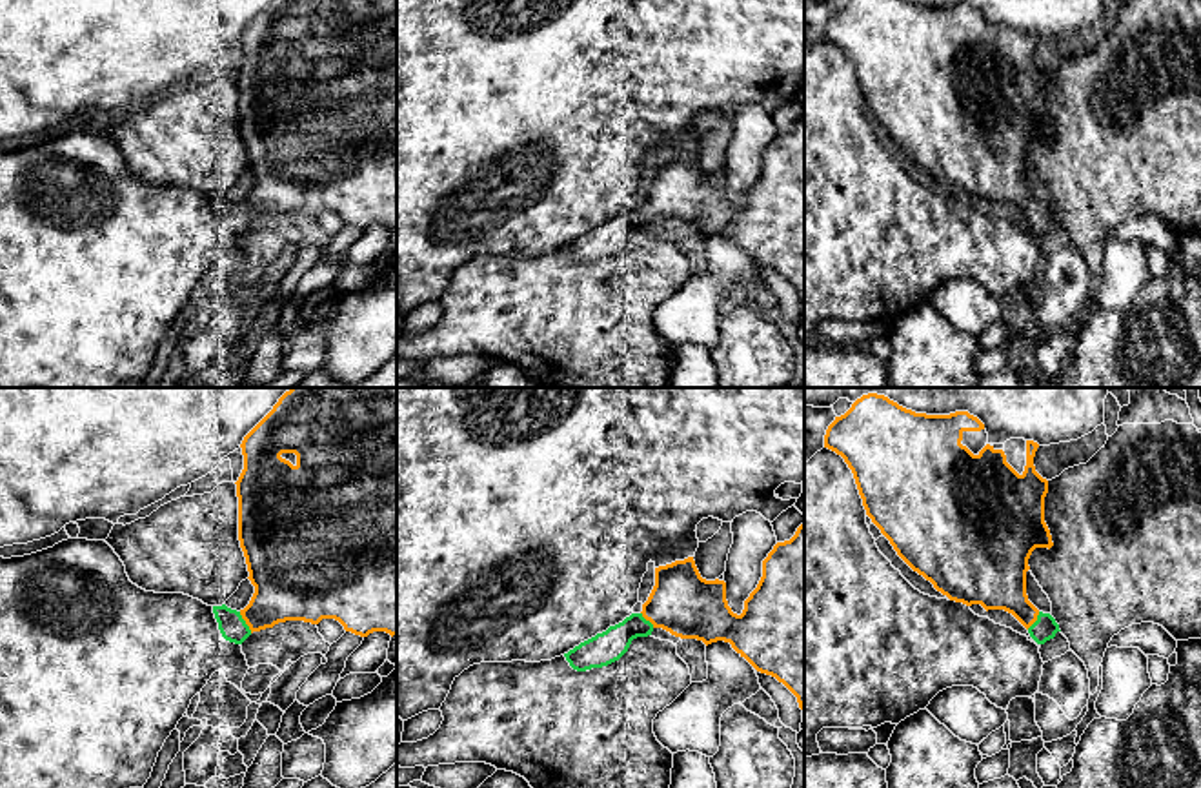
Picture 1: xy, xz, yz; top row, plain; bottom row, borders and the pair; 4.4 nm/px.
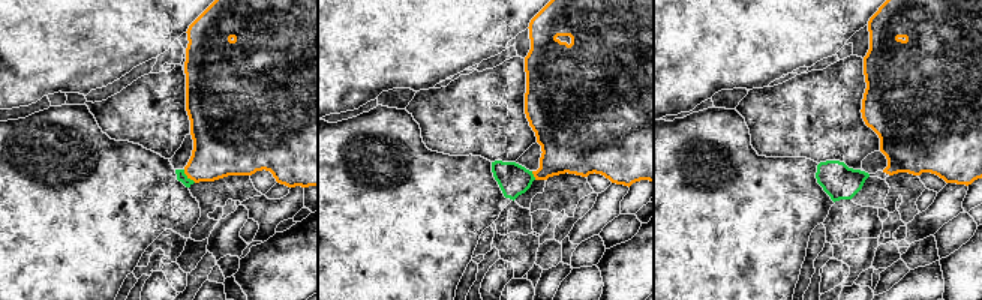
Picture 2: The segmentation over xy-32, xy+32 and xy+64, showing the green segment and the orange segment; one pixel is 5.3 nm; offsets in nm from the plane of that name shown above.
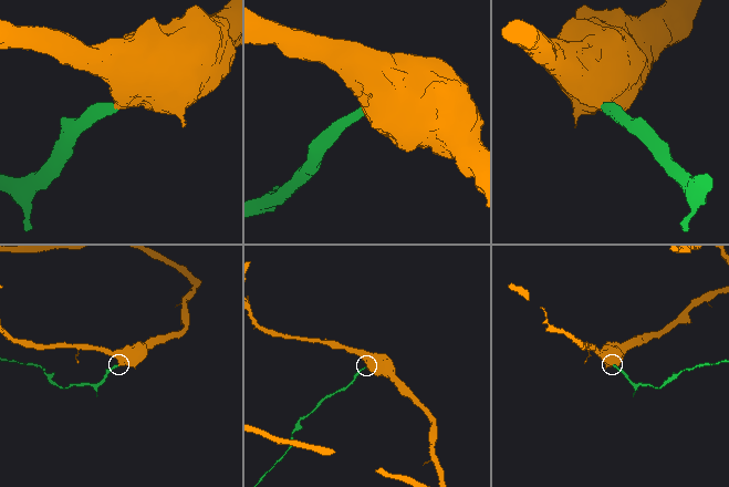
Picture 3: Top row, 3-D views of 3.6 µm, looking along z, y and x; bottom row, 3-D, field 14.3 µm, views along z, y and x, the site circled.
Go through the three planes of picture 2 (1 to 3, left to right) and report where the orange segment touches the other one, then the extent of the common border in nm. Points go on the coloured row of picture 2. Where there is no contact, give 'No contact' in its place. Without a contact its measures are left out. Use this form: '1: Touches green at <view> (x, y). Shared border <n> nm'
1: Touches green at xy-32 (189, 179). Shared border 100 nm
2: Touches green at xy+32 (532, 176). Shared border 50 nm
3: No contact

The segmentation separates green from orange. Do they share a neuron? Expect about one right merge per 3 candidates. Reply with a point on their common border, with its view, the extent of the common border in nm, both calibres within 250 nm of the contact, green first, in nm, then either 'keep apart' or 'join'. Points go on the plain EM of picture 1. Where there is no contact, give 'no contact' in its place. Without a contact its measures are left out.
xy (244, 215) | 110 nm | 120/300 nm | join

